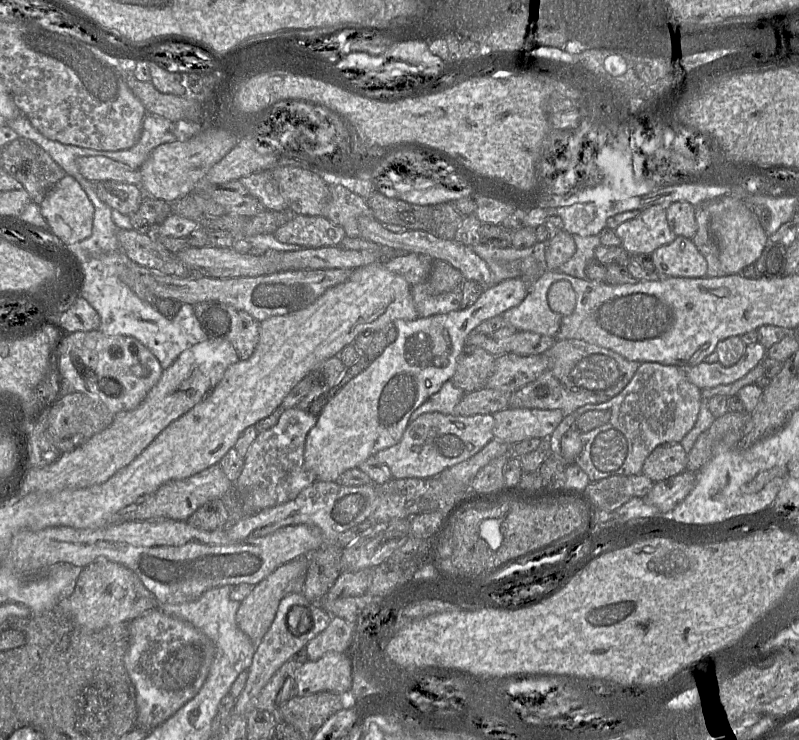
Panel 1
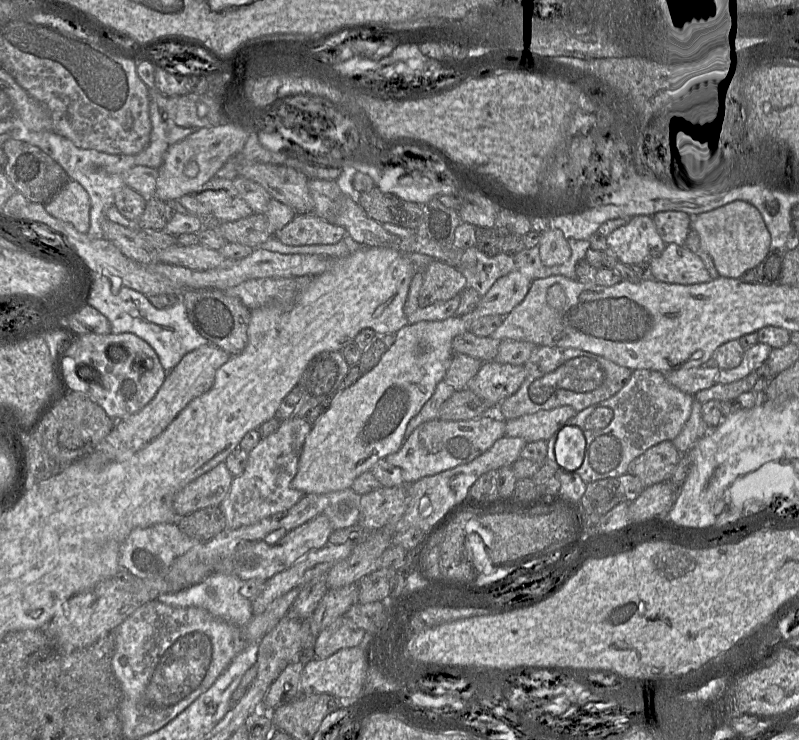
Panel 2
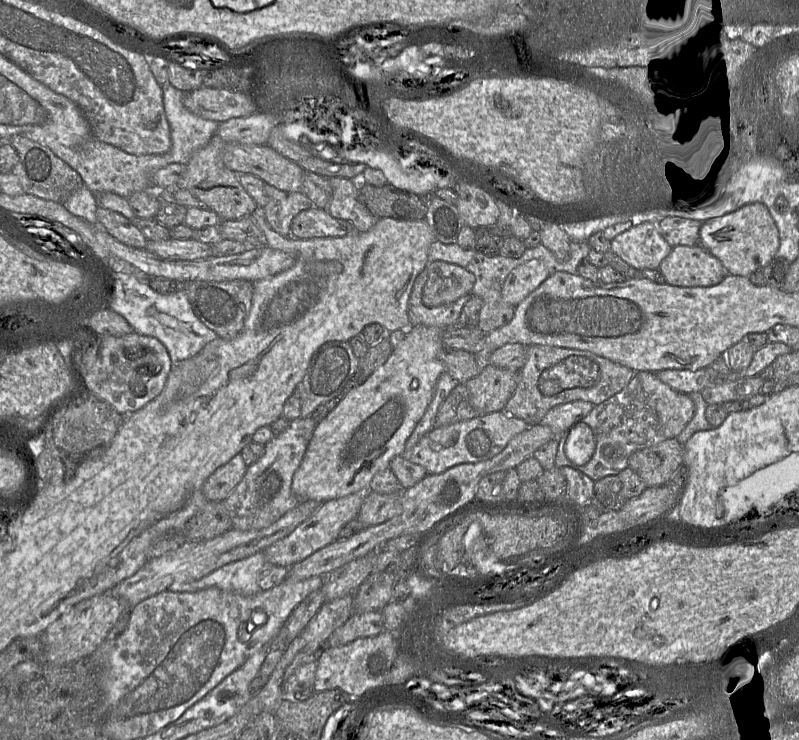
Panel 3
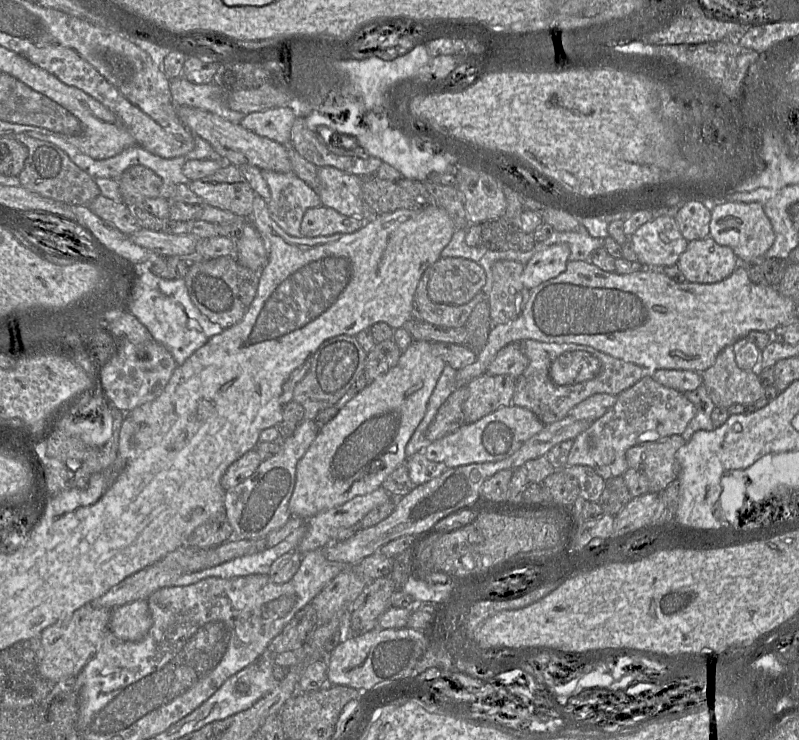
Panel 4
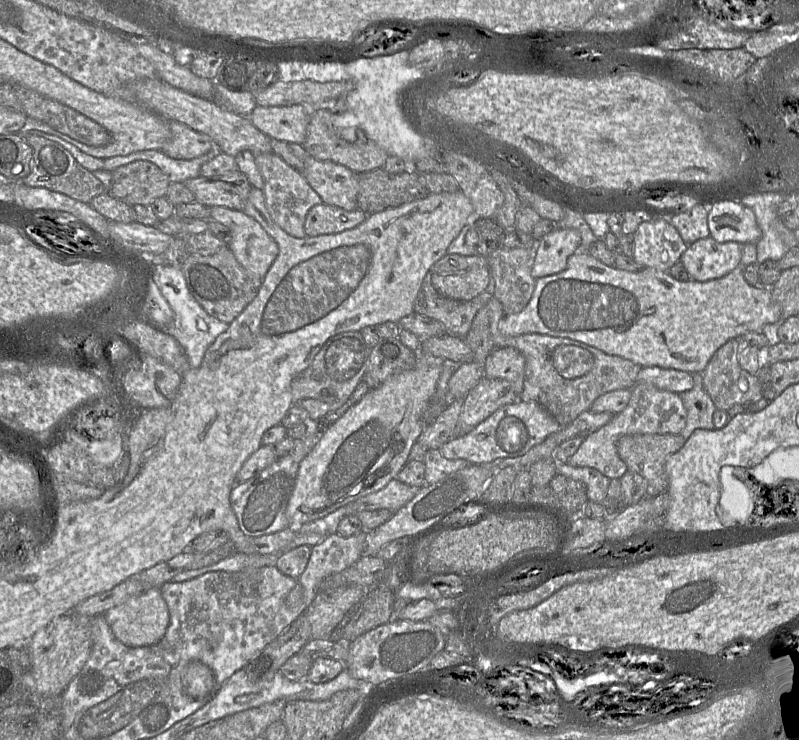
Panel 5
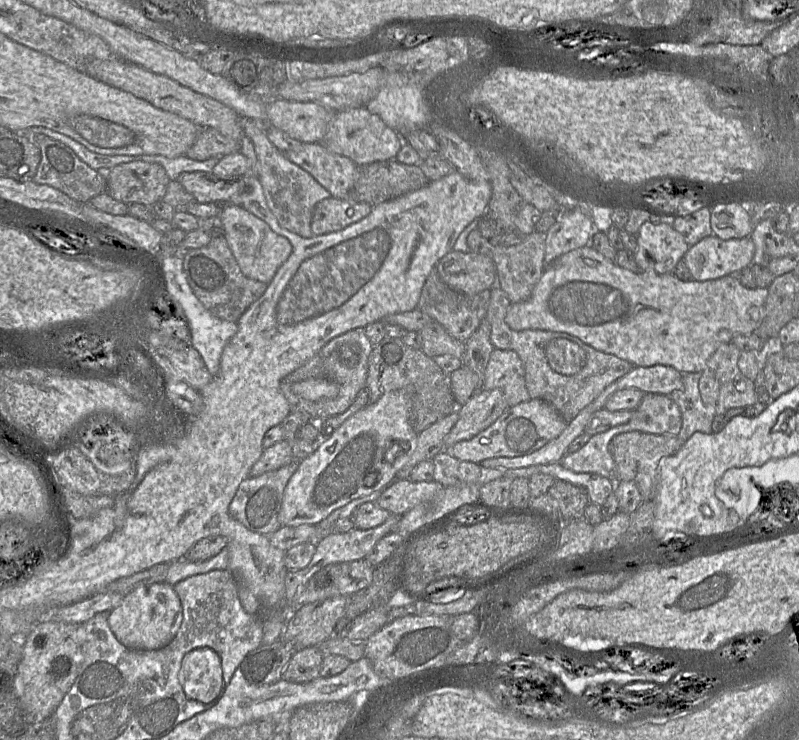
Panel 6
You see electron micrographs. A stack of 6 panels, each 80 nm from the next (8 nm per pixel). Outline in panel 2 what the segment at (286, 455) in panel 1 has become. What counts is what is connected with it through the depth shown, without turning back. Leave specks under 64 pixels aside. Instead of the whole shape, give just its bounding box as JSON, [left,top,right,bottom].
[219,416,312,529]

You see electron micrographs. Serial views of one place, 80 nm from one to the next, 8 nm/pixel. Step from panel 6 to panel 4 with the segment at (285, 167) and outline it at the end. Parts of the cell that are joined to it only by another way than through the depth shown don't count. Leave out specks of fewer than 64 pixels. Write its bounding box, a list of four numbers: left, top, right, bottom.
[261,170,319,237]

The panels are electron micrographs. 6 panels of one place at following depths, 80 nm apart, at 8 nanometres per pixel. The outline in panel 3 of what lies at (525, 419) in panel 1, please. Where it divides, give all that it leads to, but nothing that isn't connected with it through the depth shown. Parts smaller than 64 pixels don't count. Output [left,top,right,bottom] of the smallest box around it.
[540,401,594,435]

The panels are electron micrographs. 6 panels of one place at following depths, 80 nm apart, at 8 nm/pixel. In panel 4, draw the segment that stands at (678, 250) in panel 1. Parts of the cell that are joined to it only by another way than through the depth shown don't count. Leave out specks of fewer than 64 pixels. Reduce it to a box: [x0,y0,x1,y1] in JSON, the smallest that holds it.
[676,236,739,284]

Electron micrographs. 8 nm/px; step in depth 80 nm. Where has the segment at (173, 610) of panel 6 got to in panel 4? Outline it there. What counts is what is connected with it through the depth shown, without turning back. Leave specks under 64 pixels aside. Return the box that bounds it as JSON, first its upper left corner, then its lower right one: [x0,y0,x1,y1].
[109,600,152,641]

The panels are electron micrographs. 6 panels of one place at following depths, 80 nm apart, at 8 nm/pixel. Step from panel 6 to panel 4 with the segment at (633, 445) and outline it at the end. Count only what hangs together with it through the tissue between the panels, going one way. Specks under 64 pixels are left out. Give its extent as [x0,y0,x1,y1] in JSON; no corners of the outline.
[626,435,685,493]

